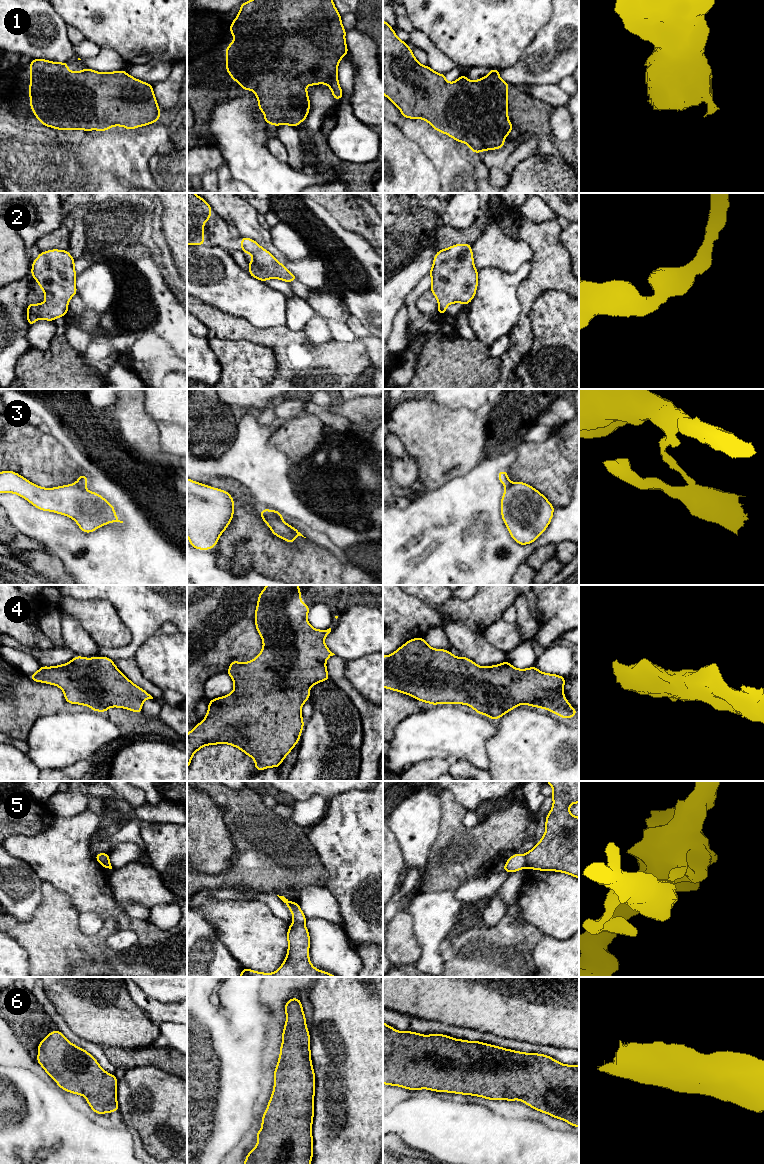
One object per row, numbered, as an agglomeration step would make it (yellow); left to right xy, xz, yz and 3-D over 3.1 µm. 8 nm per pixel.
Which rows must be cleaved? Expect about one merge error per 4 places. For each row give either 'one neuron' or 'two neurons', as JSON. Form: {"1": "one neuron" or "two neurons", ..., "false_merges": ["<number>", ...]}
{"1": "one neuron", "2": "one neuron", "3": "two neurons", "4": "one neuron", "5": "one neuron", "6": "one neuron", "false_merges": ["3"]}

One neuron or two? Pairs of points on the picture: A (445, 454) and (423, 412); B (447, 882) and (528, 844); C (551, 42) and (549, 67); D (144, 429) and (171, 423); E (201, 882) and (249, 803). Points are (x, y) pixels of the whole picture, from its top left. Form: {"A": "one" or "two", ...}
{"A": "one", "B": "two", "C": "one", "D": "two", "E": "one"}

